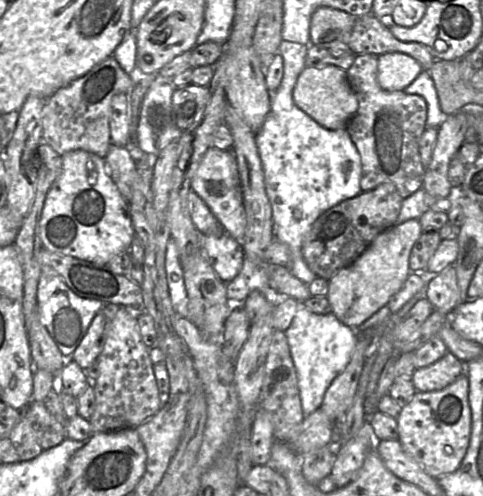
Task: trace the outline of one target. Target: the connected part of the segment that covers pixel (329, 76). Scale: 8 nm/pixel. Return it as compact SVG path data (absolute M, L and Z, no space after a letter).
M334 65L305 67L295 84L293 101L314 121L329 130L346 129L358 110L358 100L347 80L346 71Z

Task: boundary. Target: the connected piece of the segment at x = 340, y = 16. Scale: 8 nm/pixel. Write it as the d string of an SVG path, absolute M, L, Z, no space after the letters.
M317 8L311 16L310 45L328 49L333 42L347 44L356 18L334 8Z

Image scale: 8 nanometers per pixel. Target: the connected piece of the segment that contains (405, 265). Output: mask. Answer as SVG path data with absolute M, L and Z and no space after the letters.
M418 219L395 224L375 237L368 248L349 266L337 271L329 280L327 299L332 313L345 325L357 328L387 305L405 283L411 270L409 257L422 233Z

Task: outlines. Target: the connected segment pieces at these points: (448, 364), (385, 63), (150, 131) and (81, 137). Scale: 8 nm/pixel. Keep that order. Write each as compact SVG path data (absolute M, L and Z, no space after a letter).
M447 352L433 364L416 369L411 377L418 392L439 391L453 383L465 373L465 364L452 353Z
M385 53L378 56L377 82L383 90L402 91L422 70L421 65L405 53Z
M158 74L142 100L137 127L137 146L149 155L157 156L183 133L171 119L174 89L171 79L164 79Z
M112 55L97 63L85 75L46 99L42 110L43 142L60 156L73 150L85 150L104 158L112 145L109 128L111 100L116 94L130 93L134 84Z

